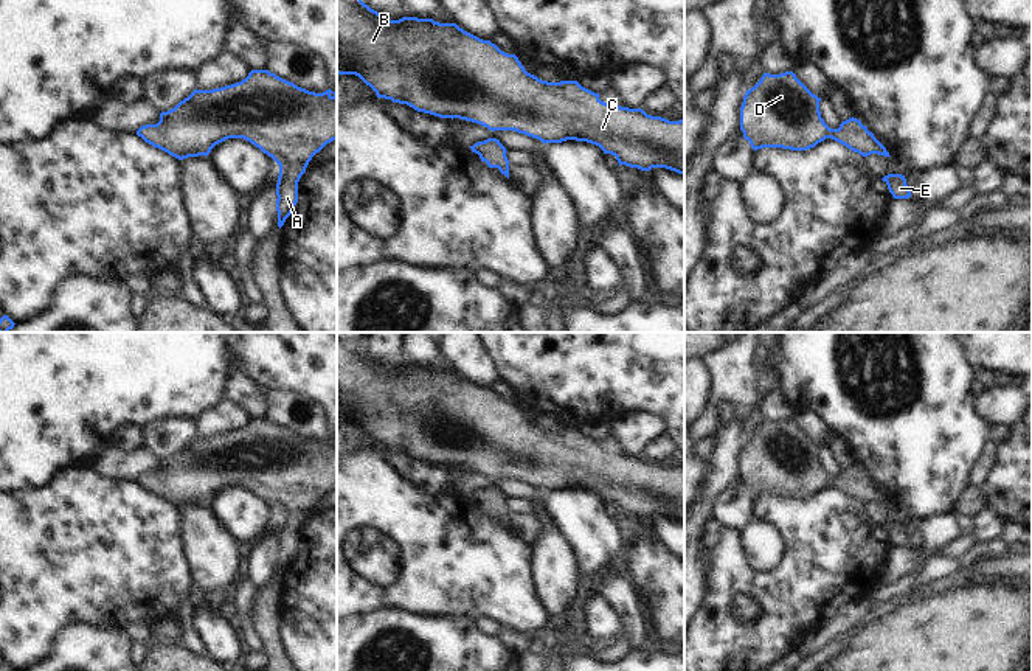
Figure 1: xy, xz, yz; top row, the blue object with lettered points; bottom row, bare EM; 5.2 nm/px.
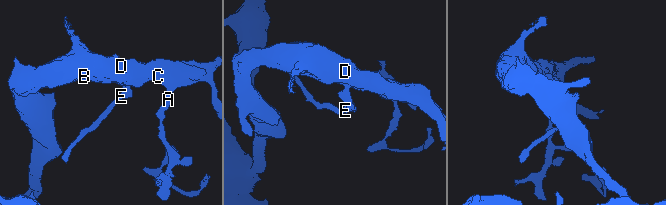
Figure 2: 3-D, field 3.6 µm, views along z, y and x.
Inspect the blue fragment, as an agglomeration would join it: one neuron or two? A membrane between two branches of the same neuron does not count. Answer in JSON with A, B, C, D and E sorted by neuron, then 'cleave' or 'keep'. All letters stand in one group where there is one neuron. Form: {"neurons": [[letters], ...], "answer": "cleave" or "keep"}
{"neurons": [["A", "B", "C", "D", "E"]], "answer": "keep"}

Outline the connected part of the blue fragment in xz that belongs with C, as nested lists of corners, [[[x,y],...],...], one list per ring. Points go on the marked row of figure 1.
[[[337,0],[337,73],[355,75],[377,98],[417,112],[472,121],[492,132],[515,130],[545,144],[587,141],[615,155],[619,166],[666,168],[684,176],[684,118],[669,121],[642,109],[610,106],[577,81],[542,81],[528,73],[515,54],[456,23],[417,17],[390,20],[362,0]]]

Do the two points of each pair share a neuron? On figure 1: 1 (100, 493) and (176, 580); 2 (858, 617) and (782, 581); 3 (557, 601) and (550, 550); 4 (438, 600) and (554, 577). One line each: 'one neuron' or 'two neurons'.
1: one neuron
2: two neurons
3: one neuron
4: two neurons

